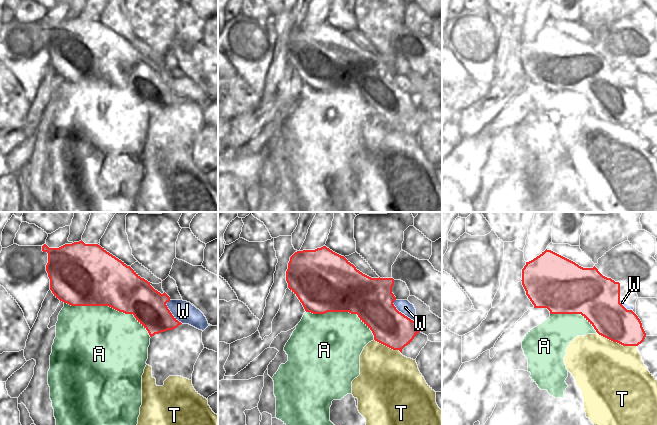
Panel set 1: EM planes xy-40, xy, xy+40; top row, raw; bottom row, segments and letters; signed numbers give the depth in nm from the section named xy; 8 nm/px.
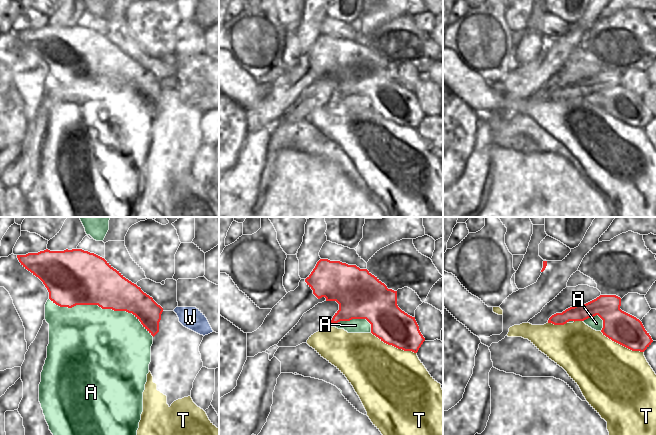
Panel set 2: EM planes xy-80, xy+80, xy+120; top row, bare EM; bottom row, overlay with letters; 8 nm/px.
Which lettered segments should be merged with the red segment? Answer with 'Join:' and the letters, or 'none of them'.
Join: none of them

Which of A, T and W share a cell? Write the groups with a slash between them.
A / T / W

